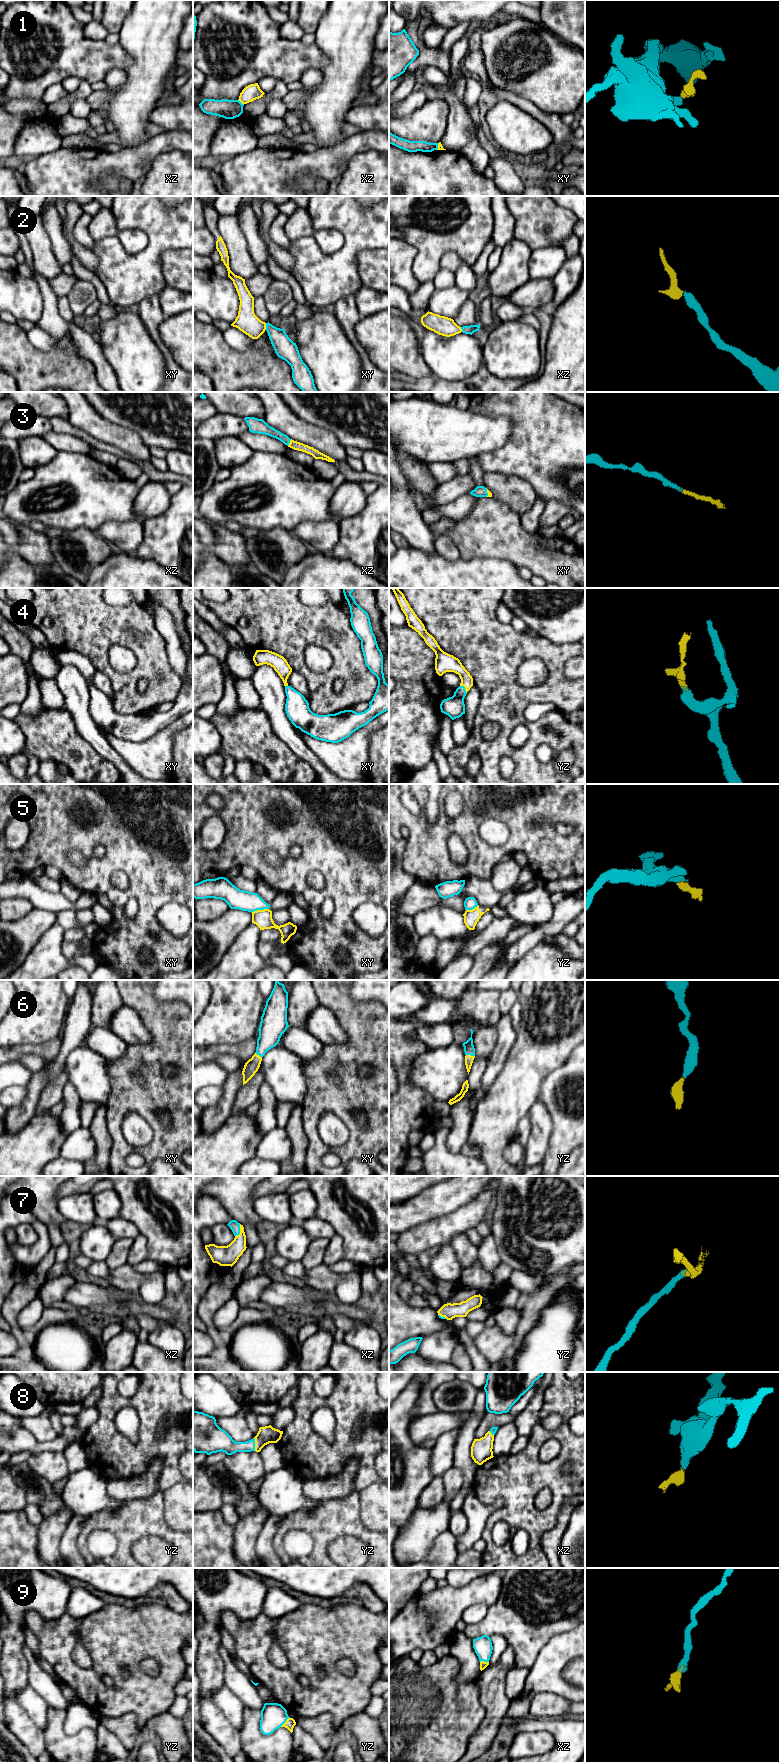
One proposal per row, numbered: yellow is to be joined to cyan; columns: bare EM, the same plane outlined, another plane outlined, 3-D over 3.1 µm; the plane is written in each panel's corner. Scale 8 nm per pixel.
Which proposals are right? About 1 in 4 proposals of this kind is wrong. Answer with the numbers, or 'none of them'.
2, 3, 4, 6, 7, 8, 9

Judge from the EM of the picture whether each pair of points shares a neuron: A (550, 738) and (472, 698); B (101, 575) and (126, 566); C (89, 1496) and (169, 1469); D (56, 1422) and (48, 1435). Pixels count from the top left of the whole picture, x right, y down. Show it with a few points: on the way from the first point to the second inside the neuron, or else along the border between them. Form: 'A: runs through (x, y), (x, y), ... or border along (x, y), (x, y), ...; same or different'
A: border along (473, 683), (479, 693), (474, 724); different
B: runs through (107, 575), (117, 575), (120, 572); same
C: border along (87, 1467), (106, 1481); different
D: border along (53, 1410), (50, 1414), (50, 1424), (58, 1436); different

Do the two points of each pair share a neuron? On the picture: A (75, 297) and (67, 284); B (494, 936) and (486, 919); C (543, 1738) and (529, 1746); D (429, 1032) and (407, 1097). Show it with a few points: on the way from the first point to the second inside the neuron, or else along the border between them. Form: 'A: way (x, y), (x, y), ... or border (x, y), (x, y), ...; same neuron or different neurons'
A: border (79, 279), (66, 295); different neurons
B: border (494, 918), (479, 933); different neurons
C: way (540, 1741), (532, 1743); same neuron
D: border (422, 1024), (409, 1037), (423, 1042), (429, 1048); different neurons

